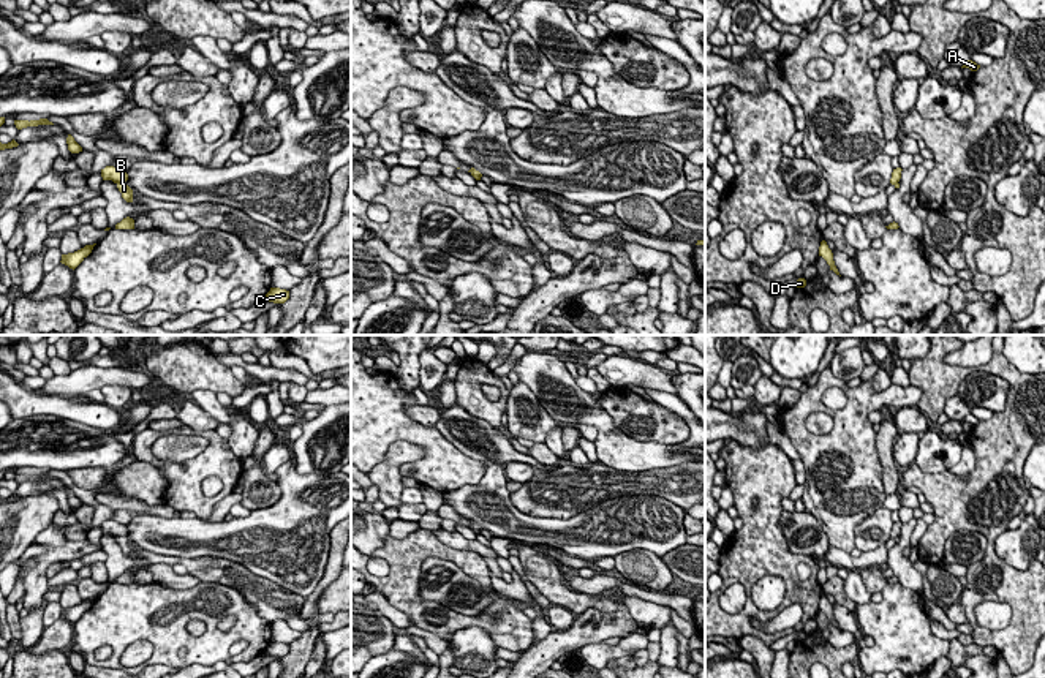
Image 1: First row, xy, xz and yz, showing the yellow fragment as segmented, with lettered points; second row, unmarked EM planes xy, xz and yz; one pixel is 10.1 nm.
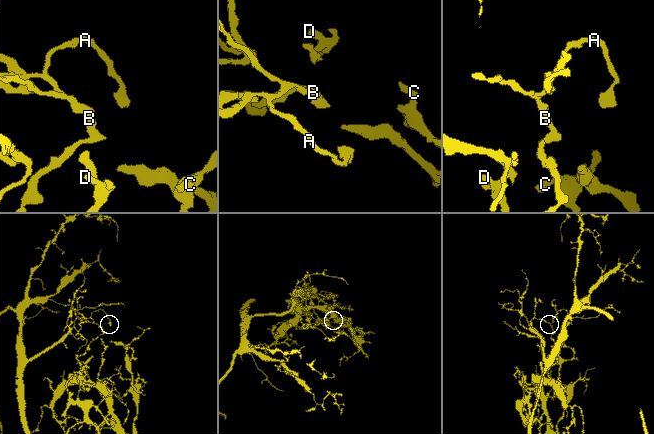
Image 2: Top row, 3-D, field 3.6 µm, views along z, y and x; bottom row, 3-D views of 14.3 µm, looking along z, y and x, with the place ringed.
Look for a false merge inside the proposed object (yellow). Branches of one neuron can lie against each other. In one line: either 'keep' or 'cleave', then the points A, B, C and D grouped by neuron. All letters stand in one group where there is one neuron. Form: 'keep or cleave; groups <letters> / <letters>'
cleave; groups A / B C D

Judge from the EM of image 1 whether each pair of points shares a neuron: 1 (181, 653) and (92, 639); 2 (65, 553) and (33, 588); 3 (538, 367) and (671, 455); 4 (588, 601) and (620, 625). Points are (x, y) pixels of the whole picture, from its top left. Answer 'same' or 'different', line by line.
1: same
2: same
3: same
4: different

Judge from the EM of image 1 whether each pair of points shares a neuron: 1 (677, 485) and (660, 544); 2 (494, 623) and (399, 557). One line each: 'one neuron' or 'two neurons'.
1: two neurons
2: one neuron

